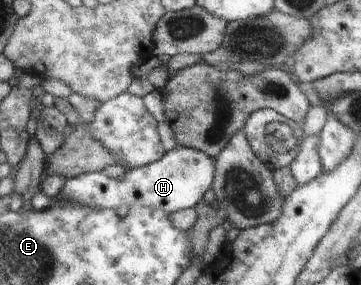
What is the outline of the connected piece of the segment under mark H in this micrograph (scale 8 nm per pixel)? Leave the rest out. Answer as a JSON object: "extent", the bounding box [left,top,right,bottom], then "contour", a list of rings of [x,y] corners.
{"extent":[57,146,214,214],"contour":[[[179,146],[164,154],[158,162],[129,168],[118,180],[105,176],[101,171],[69,178],[59,190],[57,198],[64,203],[79,203],[82,206],[101,209],[116,210],[122,204],[129,208],[140,205],[163,210],[169,214],[180,209],[194,208],[210,190],[213,180],[214,159],[186,146]]]}

